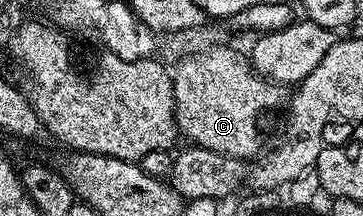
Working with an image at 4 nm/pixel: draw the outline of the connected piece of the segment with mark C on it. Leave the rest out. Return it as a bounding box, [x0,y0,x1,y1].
[173,45,288,159]

